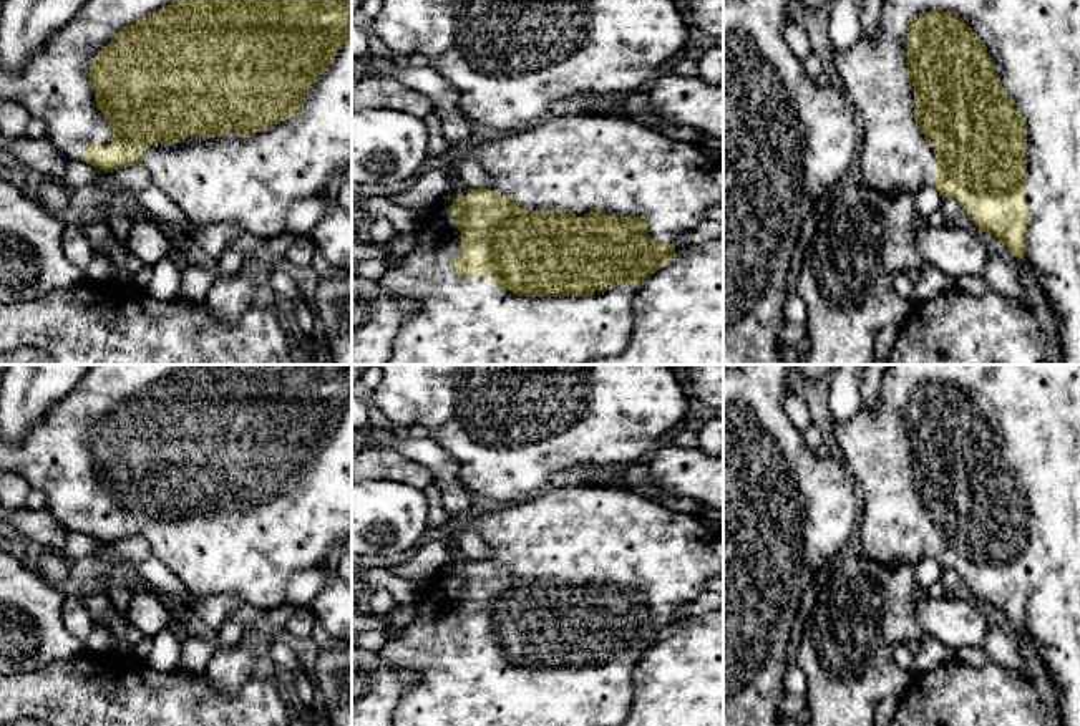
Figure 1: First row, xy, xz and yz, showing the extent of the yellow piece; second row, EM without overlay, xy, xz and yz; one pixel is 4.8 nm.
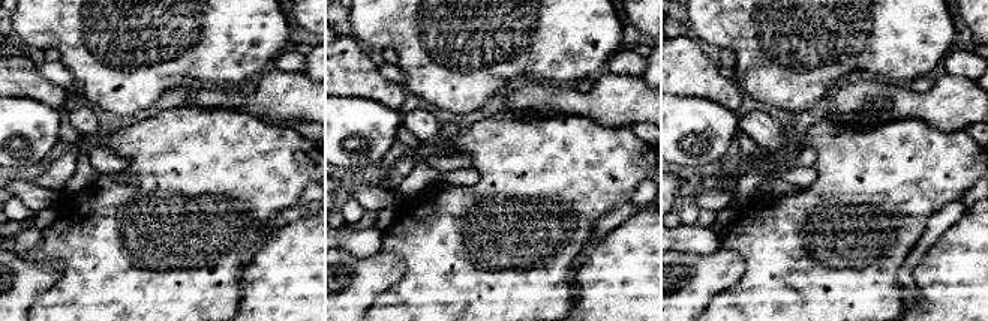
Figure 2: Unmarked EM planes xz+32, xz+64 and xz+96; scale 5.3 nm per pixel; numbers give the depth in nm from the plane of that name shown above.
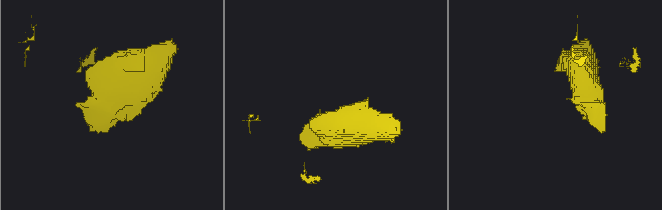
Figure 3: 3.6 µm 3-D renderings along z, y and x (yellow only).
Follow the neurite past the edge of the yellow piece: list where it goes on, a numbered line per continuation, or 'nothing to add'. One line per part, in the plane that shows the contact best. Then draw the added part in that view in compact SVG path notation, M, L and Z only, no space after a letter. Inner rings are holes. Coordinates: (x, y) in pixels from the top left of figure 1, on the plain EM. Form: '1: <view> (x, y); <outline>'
1: yz (1034, 410); M889 365L881 381L881 403L878 408L859 408L846 421L836 421L833 428L844 462L849 466L864 496L858 525L863 552L868 559L879 564L898 559L902 564L916 565L922 559L934 559L934 537L941 534L941 530L934 527L934 517L927 514L921 497L914 492L914 457L907 454L907 398L927 383L957 385L972 399L974 408L987 418L987 428L994 431L994 441L1007 467L1014 471L1014 481L1027 491L1027 580L1032 585L1032 592L1027 597L1027 623L1024 630L1035 646L1034 656L1042 661L1058 686L1062 724L1080 726L1080 365Z

